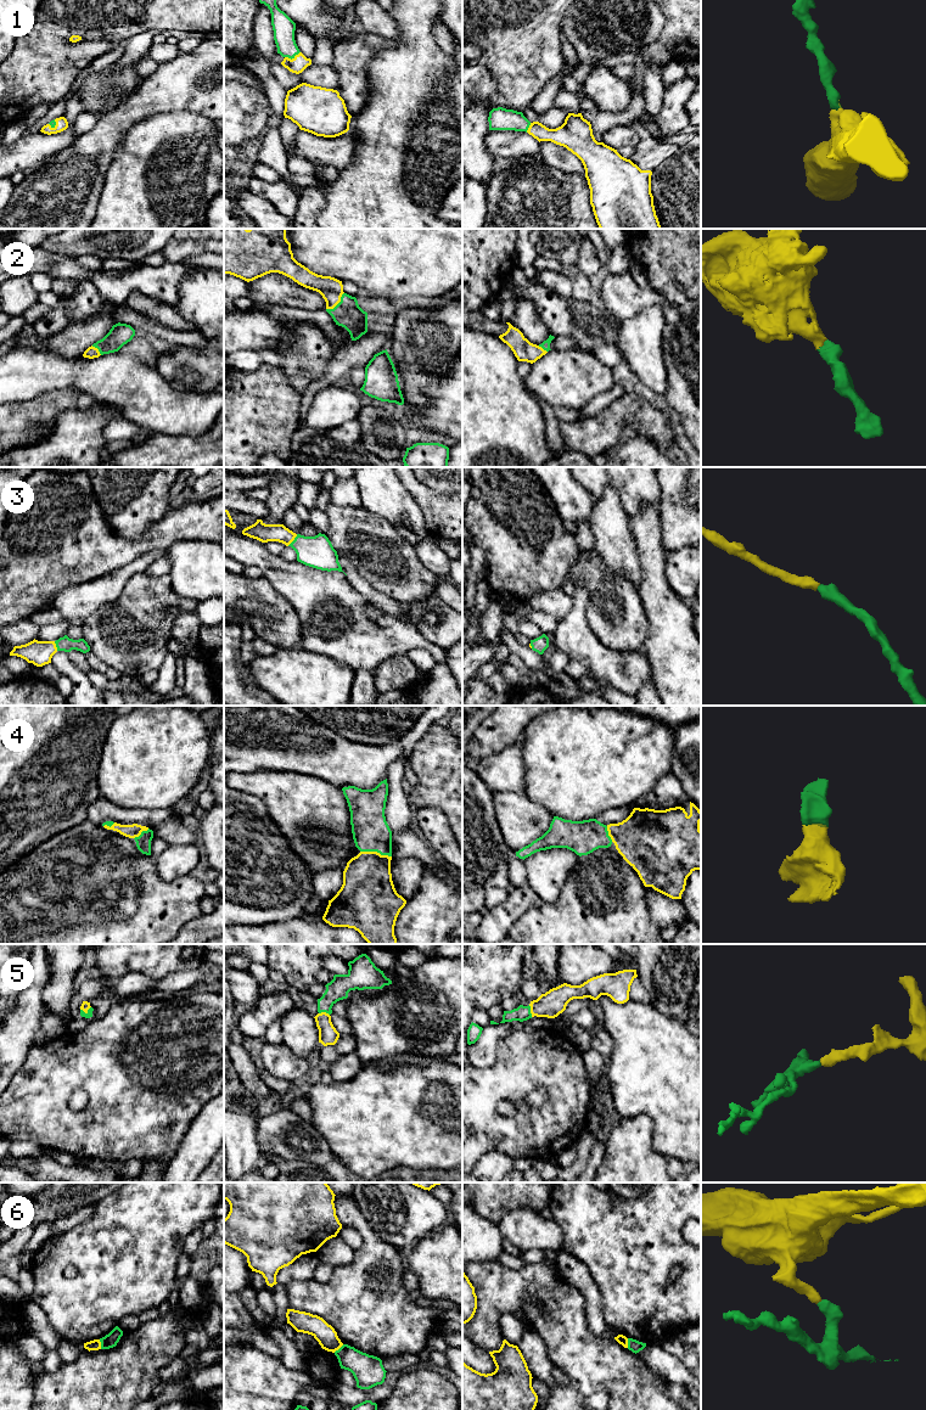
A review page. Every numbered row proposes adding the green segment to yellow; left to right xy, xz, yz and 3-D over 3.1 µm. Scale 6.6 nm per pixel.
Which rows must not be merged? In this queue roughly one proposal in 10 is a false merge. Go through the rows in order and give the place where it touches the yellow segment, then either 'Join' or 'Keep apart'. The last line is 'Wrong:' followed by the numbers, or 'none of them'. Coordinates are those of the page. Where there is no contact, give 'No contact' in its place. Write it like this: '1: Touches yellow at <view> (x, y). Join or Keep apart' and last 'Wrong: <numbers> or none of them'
1: Touches yellow at xz (292, 59). Join
2: Touches yellow at xz (337, 303). Join
3: Touches yellow at xz (292, 540). Join
4: Touches yellow at xz (376, 852). Join
5: Touches yellow at yz (531, 1011). Join
6: Touches yellow at xy (100, 1344). Keep apart
Wrong: 6

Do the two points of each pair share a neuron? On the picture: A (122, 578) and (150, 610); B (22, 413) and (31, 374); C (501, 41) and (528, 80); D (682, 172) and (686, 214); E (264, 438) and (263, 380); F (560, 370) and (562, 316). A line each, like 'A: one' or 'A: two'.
A: two
B: two
C: one
D: one
E: one
F: two

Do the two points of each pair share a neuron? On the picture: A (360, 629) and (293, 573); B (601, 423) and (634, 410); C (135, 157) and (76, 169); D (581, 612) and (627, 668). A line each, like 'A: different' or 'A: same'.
A: same
B: same
C: different
D: same

